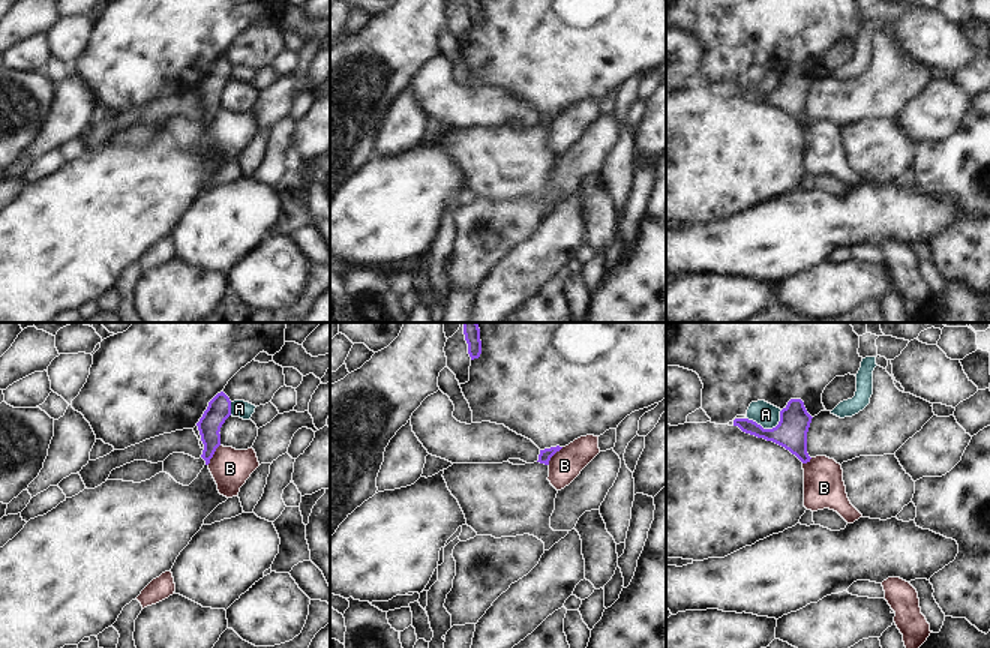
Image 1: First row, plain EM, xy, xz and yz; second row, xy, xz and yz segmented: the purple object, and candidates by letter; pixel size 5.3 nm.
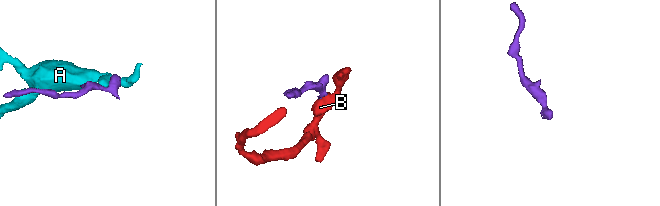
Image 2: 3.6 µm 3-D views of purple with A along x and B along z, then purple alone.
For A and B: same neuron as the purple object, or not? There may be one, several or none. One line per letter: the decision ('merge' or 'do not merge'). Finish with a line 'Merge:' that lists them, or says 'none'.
A: do not merge
B: do not merge
Merge: none

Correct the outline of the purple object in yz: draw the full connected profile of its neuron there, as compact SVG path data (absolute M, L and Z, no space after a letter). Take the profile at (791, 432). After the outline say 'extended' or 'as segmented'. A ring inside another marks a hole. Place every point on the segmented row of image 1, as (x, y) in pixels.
M790 399L780 411L780 422L772 429L764 429L760 424L748 418L735 418L734 426L738 426L746 434L784 447L802 464L807 464L812 459L807 453L807 432L812 418L813 417L807 412L801 399Z; as segmented

